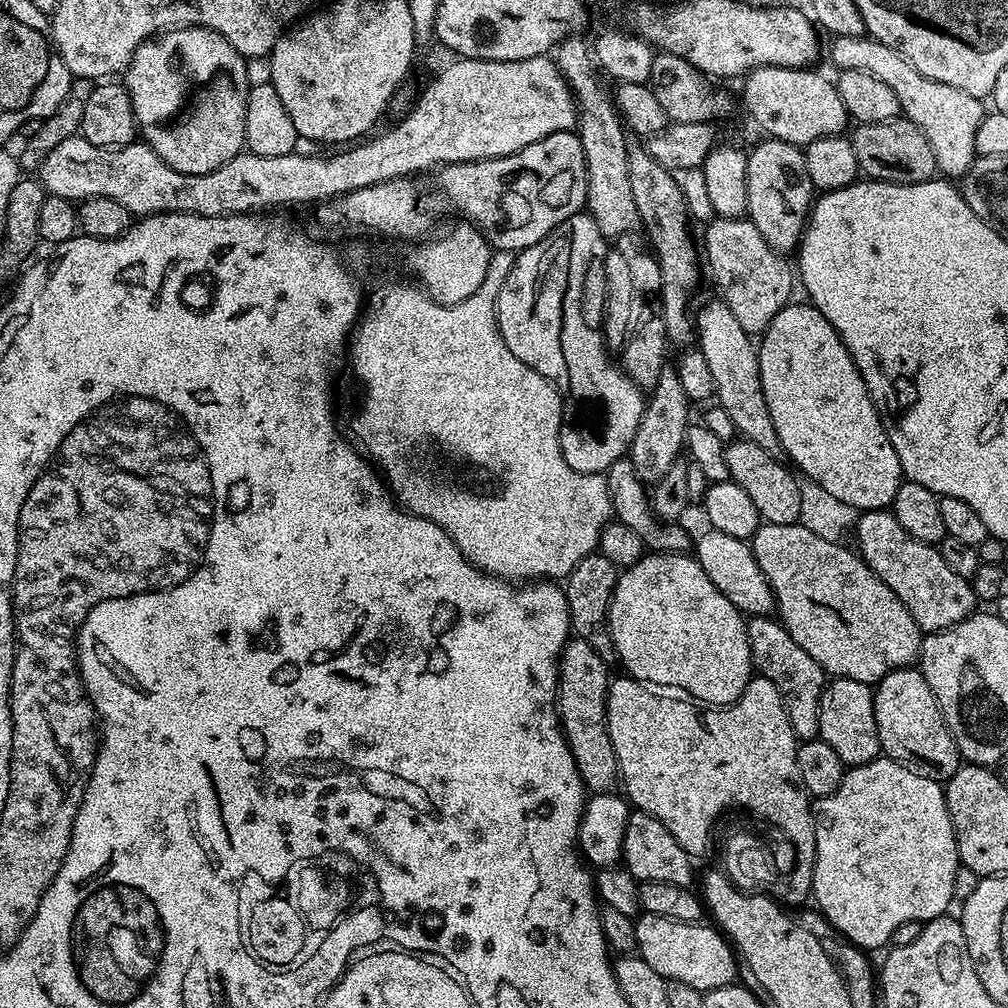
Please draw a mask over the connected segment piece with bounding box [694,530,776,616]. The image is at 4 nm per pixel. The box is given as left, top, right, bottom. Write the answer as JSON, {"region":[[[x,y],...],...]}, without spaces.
{"region":[[[715,530],[707,531],[701,534],[700,540],[698,536],[694,544],[694,555],[702,570],[706,570],[706,578],[710,578],[710,582],[714,582],[714,586],[718,586],[718,590],[726,594],[726,598],[730,598],[730,602],[741,614],[769,615],[776,607],[776,600],[772,596],[772,587],[766,574],[762,574],[754,558],[751,543],[730,538],[730,534],[722,534]]]}

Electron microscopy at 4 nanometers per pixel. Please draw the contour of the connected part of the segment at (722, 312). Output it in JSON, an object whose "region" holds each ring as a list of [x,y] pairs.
{"region":[[[719,298],[708,300],[700,309],[695,309],[694,336],[698,341],[698,350],[702,358],[706,358],[710,374],[714,377],[714,396],[718,407],[730,414],[730,422],[734,422],[737,433],[743,439],[754,442],[754,446],[762,446],[762,450],[771,456],[783,457],[784,447],[780,445],[778,430],[774,430],[774,422],[762,394],[760,354],[753,337],[742,330],[742,326],[738,326],[738,318],[730,314],[730,306],[726,306]]]}

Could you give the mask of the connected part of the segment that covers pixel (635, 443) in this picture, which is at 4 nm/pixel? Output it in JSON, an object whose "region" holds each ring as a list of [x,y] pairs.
{"region":[[[664,367],[658,374],[656,385],[647,393],[642,422],[638,422],[630,449],[634,470],[645,486],[655,486],[671,464],[681,457],[690,427],[688,408],[690,401],[682,390],[682,382],[678,382],[675,367]]]}

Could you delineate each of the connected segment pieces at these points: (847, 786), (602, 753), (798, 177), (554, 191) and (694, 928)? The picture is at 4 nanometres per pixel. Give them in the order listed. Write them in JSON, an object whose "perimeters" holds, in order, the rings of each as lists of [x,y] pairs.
{"perimeters":[[[[877,758],[849,767],[845,771],[842,782],[834,794],[826,794],[819,797],[812,805],[812,821],[814,822],[814,834],[816,835],[816,865],[812,871],[811,895],[816,895],[816,904],[824,911],[824,916],[837,928],[843,939],[853,943],[858,948],[873,950],[880,948],[885,943],[891,941],[894,930],[902,926],[902,922],[914,922],[915,920],[936,920],[938,917],[945,915],[948,908],[954,904],[954,878],[956,871],[960,869],[960,851],[956,845],[956,831],[952,825],[952,819],[948,813],[948,803],[944,797],[944,790],[941,781],[931,780],[914,770],[910,770],[904,764],[897,760],[887,758]]],[[[575,638],[569,639],[560,654],[560,682],[556,685],[556,710],[560,714],[560,729],[568,743],[568,749],[576,769],[580,775],[581,782],[589,793],[610,792],[617,787],[620,778],[620,767],[614,754],[614,746],[610,742],[608,723],[606,722],[606,706],[608,705],[608,676],[609,665],[585,640]]],[[[771,138],[761,139],[761,144],[756,144],[750,148],[748,152],[748,165],[746,166],[746,194],[748,195],[748,210],[746,213],[747,219],[754,222],[754,226],[758,226],[758,234],[762,234],[762,238],[766,238],[768,245],[775,252],[781,254],[795,253],[800,247],[800,239],[804,236],[804,225],[808,222],[808,213],[814,203],[814,189],[810,182],[810,174],[806,174],[806,162],[804,161],[803,151],[797,145],[790,142],[782,142],[781,140],[773,140]]],[[[575,131],[559,132],[550,134],[522,150],[518,150],[509,156],[494,158],[493,160],[475,160],[472,164],[445,164],[439,169],[440,177],[437,178],[436,184],[440,187],[440,192],[444,195],[444,200],[456,212],[461,212],[463,219],[469,224],[473,224],[478,229],[489,245],[498,252],[511,252],[519,254],[524,249],[542,242],[542,238],[553,235],[554,230],[559,229],[565,220],[571,216],[577,215],[588,203],[588,175],[586,174],[586,158],[582,154],[582,142]]],[[[647,914],[635,917],[634,923],[636,952],[644,959],[646,966],[658,970],[658,974],[665,980],[686,982],[686,986],[694,986],[699,992],[706,993],[733,983],[737,979],[737,953],[715,927],[707,928],[704,922],[691,924]]]]}

